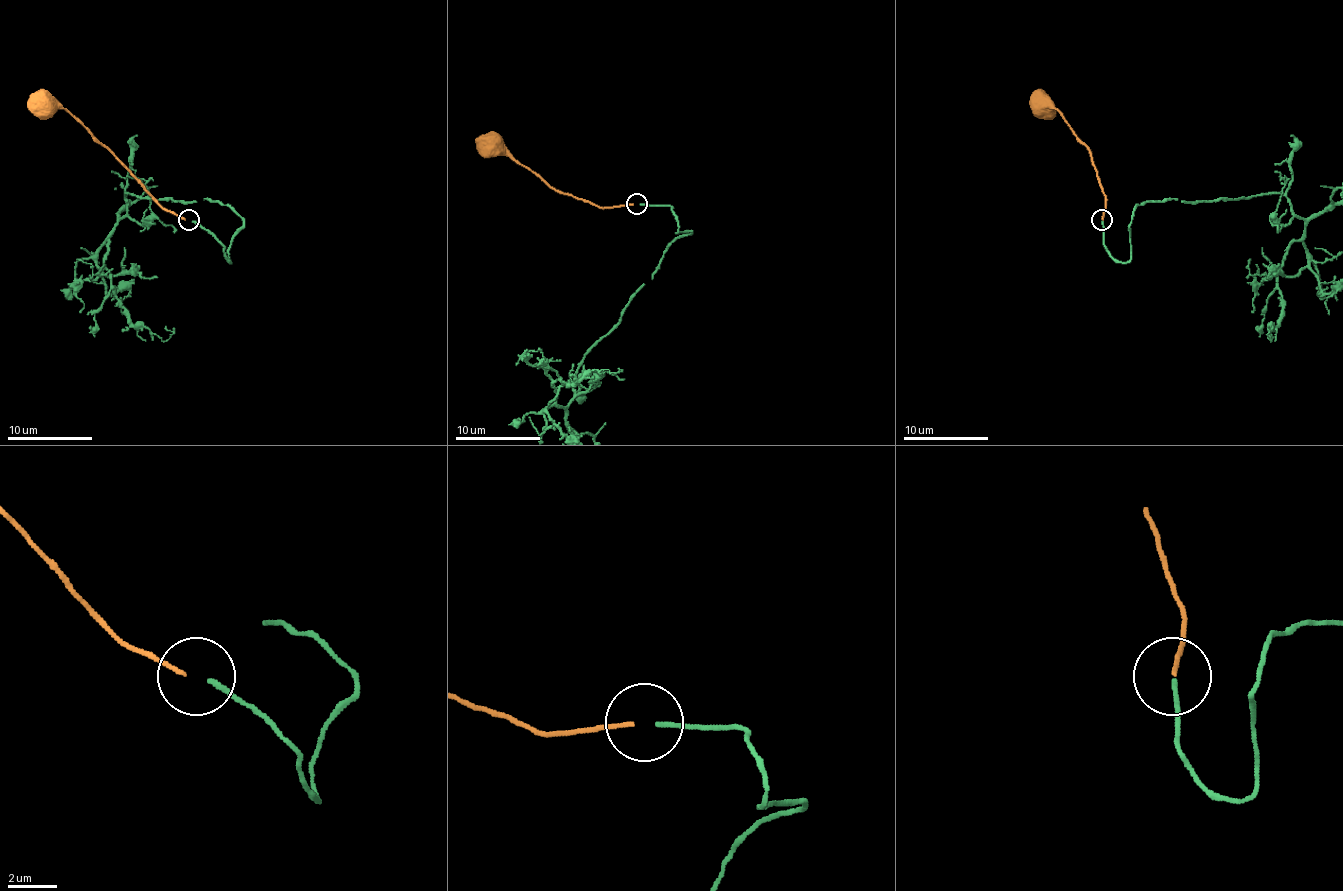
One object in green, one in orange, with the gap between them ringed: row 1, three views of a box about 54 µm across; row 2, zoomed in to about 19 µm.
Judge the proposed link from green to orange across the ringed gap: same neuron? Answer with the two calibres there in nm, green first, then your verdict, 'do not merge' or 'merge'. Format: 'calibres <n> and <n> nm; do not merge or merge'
calibres 200 and 170 nm; merge

